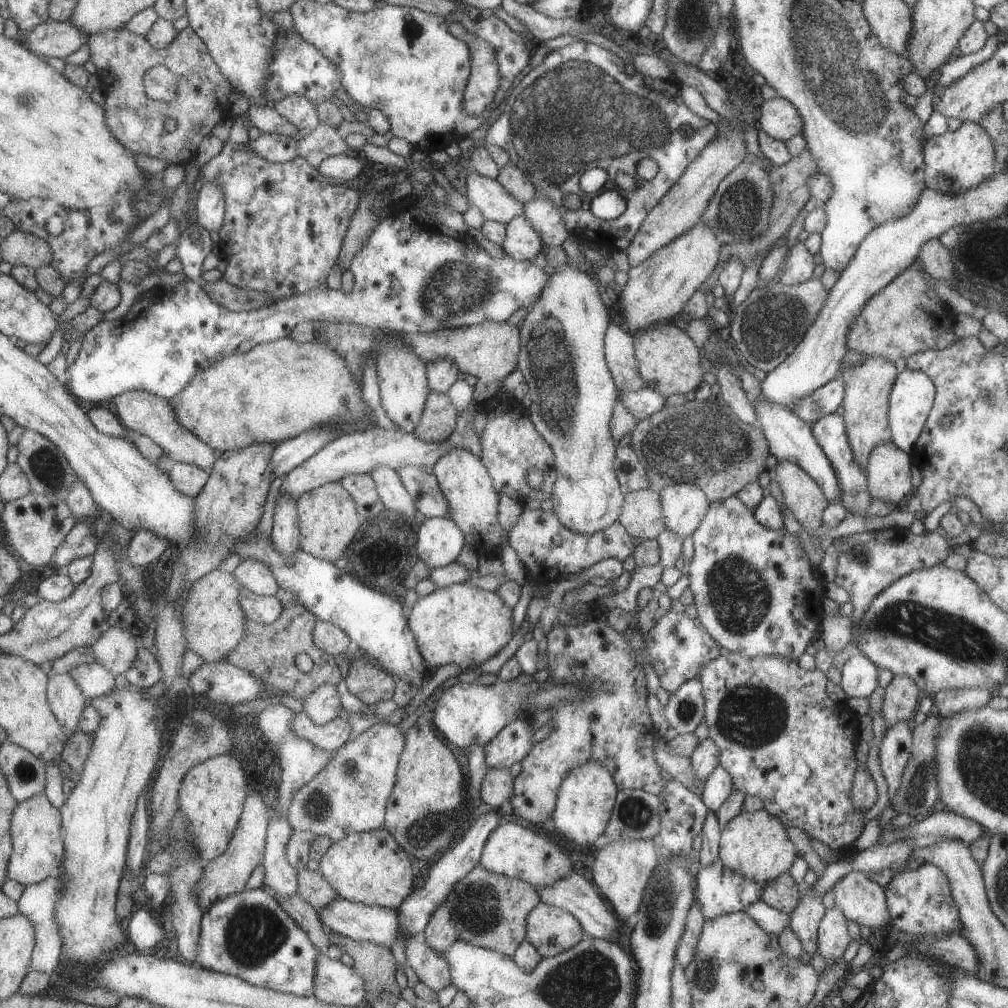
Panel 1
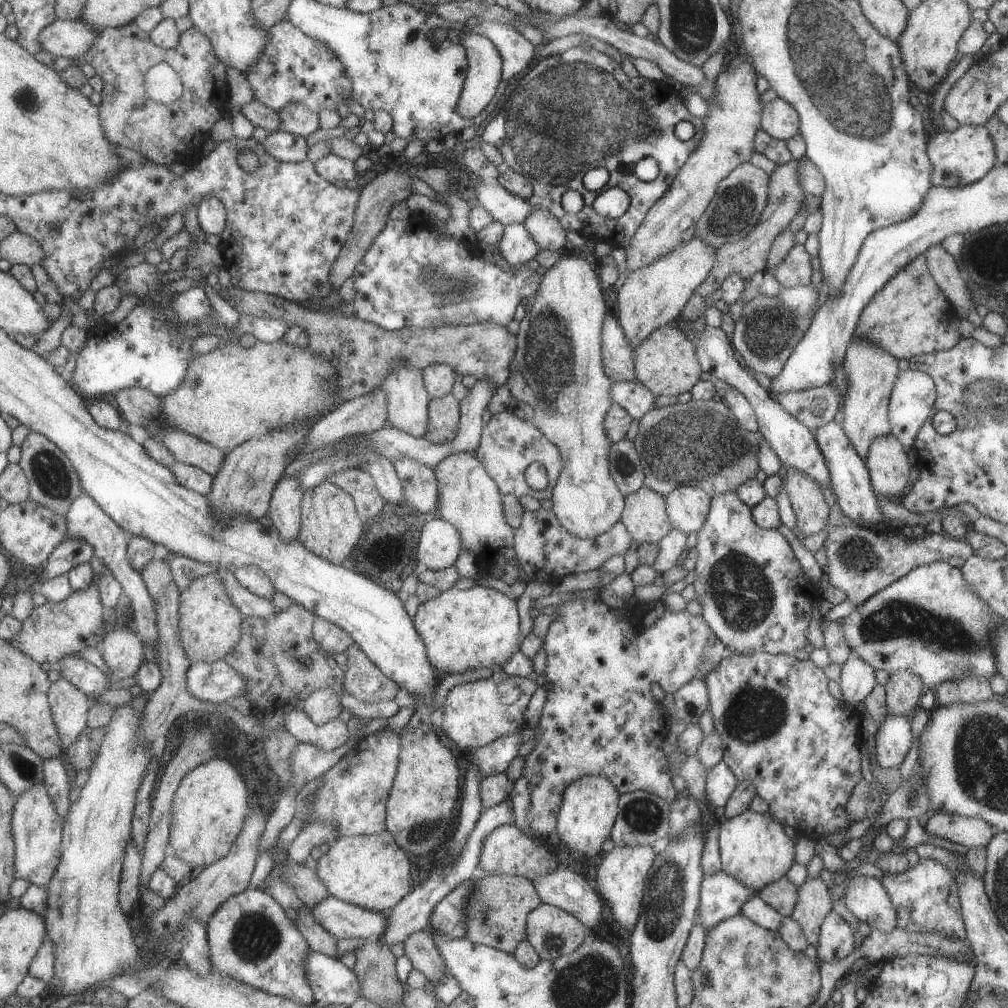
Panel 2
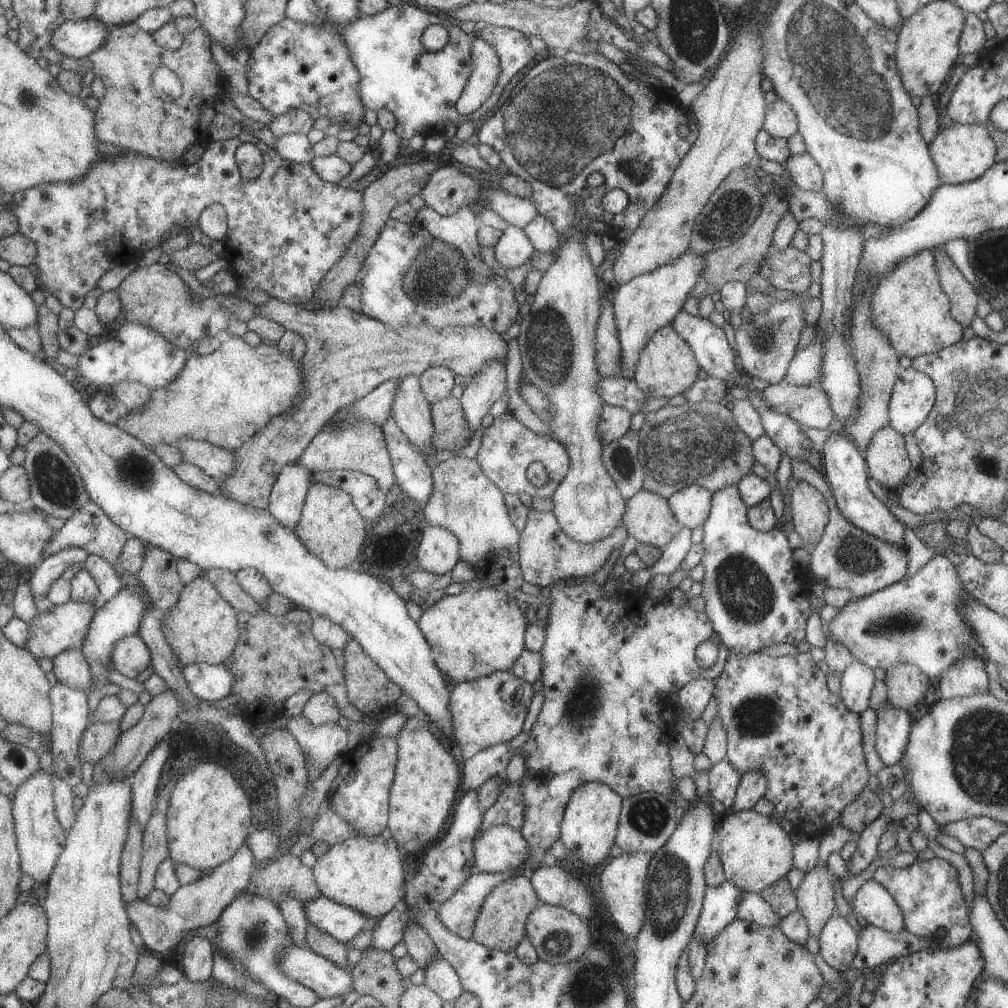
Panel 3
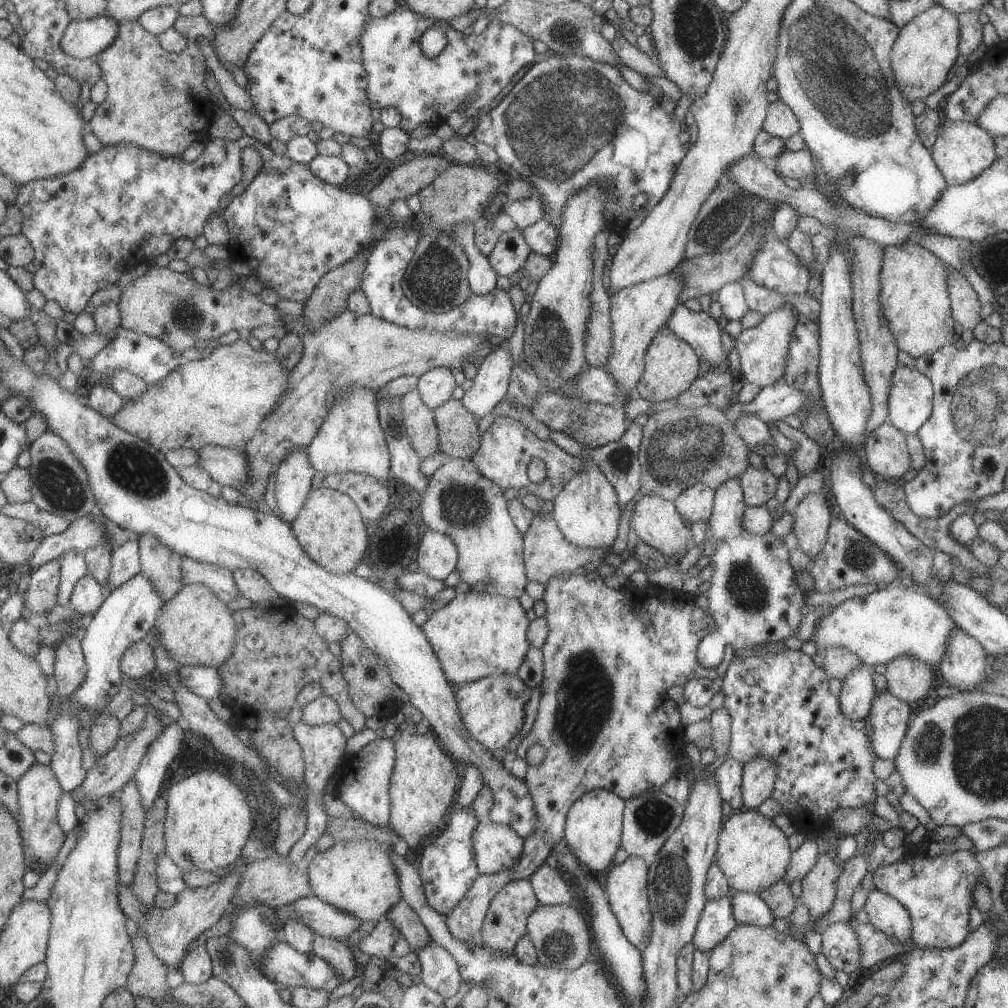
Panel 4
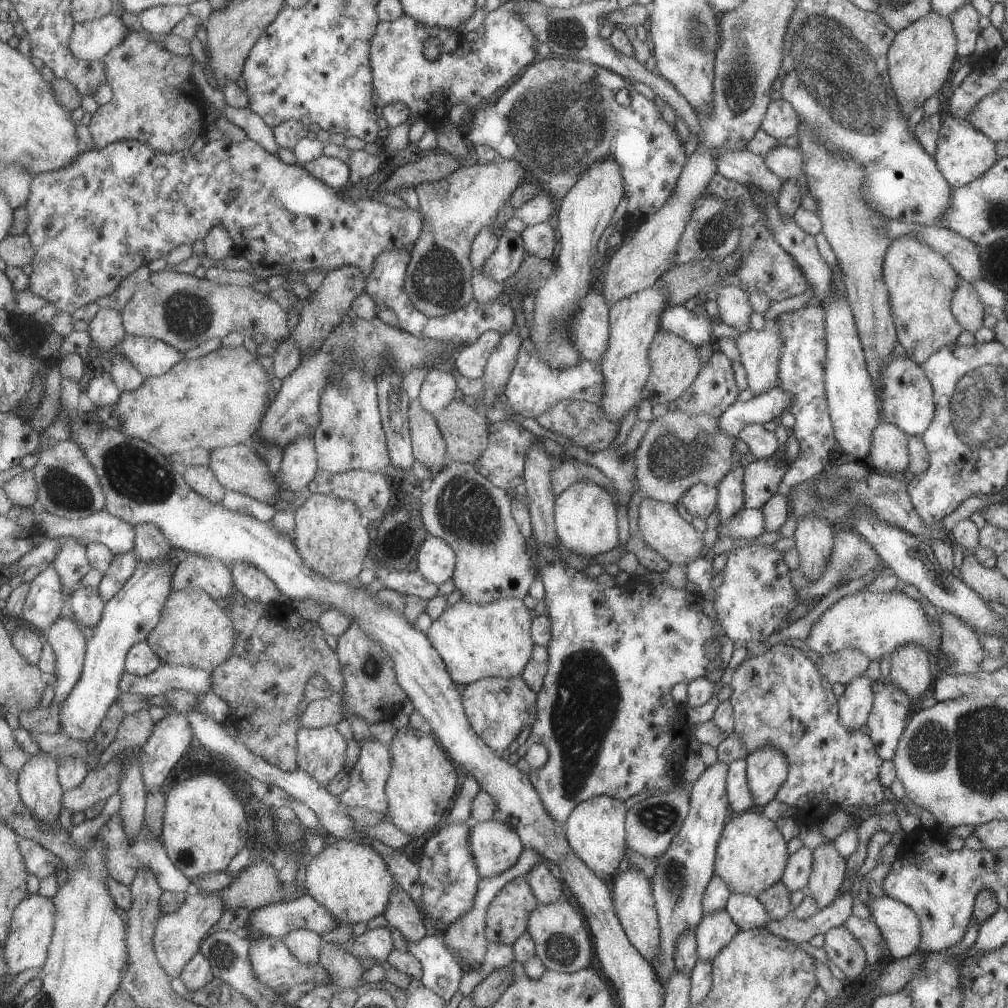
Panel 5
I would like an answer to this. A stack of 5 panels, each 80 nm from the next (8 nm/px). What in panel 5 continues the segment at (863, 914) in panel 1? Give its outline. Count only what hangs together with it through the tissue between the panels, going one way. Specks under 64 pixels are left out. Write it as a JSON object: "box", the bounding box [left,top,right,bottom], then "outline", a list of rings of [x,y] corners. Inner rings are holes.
{"box":[867,897,920,959],"outline":[[[891,897],[871,898],[867,906],[893,959],[919,950],[920,922],[912,908]]]}

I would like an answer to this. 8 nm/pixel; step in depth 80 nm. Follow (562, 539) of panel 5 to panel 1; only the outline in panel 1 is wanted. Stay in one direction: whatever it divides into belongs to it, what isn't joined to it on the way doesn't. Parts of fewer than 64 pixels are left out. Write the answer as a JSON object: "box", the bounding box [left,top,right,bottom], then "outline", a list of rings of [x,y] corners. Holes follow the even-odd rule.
{"box":[516,263,624,535],"outline":[[[568,263],[554,268],[554,271],[547,277],[544,289],[537,297],[537,300],[532,304],[532,307],[527,311],[523,318],[523,324],[519,327],[520,349],[517,355],[516,368],[523,375],[526,385],[528,386],[528,394],[525,402],[528,419],[533,423],[535,430],[541,435],[541,438],[551,447],[554,456],[554,467],[556,470],[556,479],[552,486],[552,511],[557,515],[559,522],[577,534],[592,535],[593,533],[603,530],[612,522],[618,520],[621,507],[624,503],[624,494],[621,492],[619,483],[616,481],[615,471],[613,468],[614,454],[617,447],[614,440],[611,438],[609,430],[609,417],[617,402],[617,388],[614,385],[611,373],[607,368],[604,359],[604,332],[607,328],[609,318],[607,310],[599,297],[599,291],[594,282],[593,270],[583,270],[570,266]]]}

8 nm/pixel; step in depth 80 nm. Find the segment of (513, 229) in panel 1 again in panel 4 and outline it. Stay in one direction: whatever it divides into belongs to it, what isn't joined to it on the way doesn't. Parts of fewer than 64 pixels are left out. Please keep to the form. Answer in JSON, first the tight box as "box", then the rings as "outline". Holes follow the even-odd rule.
{"box":[486,228,531,276],"outline":[[[518,228],[499,232],[497,242],[486,259],[497,276],[509,276],[516,270],[521,270],[530,252],[531,250]]]}

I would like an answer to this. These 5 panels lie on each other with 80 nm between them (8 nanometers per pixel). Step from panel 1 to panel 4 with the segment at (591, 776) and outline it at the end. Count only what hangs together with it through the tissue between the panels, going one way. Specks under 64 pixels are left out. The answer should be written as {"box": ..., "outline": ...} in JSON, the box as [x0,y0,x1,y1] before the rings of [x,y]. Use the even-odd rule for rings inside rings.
{"box":[562,789,624,872],"outline":[[[593,789],[579,797],[568,808],[562,840],[574,857],[593,872],[603,872],[611,866],[622,833],[624,800],[605,789]]]}

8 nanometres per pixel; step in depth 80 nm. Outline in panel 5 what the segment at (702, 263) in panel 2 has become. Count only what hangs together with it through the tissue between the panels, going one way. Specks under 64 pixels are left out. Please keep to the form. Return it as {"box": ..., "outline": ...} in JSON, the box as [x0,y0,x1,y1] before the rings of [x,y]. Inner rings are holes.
{"box":[597,284,667,424],"outline":[[[653,284],[623,297],[608,308],[608,343],[599,360],[604,385],[597,406],[609,422],[619,424],[625,414],[643,400],[641,389],[650,371],[648,348],[659,328],[659,313],[667,305],[665,295],[663,289]]]}

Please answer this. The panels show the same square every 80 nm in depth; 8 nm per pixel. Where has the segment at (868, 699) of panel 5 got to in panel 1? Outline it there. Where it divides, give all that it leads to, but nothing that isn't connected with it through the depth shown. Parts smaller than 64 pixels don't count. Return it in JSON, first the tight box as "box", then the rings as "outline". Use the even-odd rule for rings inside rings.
{"box":[838,652,878,698],"outline":[[[860,652],[851,655],[840,668],[841,682],[838,684],[843,690],[846,698],[861,698],[867,697],[875,686],[877,686],[877,670],[878,668]]]}

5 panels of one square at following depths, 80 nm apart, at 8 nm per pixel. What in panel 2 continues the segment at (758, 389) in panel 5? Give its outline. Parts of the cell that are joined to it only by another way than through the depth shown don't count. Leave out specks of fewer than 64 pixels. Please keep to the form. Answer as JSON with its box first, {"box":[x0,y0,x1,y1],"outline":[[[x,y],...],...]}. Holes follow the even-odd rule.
{"box":[730,284,817,379],"outline":[[[809,284],[782,287],[776,296],[757,295],[743,304],[740,320],[734,324],[730,341],[738,356],[743,358],[741,363],[747,371],[765,374],[770,379],[782,371],[784,362],[810,325],[816,298],[817,290]]]}

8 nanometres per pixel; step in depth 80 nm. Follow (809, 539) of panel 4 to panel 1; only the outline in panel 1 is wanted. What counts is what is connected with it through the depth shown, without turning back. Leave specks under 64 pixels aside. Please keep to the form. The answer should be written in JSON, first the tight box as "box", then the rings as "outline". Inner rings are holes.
{"box":[767,461,829,531],"outline":[[[777,461],[776,468],[767,470],[782,492],[783,503],[791,510],[802,528],[814,531],[825,524],[825,512],[829,504],[817,483],[795,463]]]}

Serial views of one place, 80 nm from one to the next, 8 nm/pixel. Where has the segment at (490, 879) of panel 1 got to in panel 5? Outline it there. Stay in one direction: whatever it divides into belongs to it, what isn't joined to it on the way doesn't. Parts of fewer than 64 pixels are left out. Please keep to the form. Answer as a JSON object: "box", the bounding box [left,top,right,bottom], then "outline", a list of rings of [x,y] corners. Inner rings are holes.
{"box":[486,878,536,945],"outline":[[[524,878],[506,882],[487,906],[486,939],[491,943],[512,945],[525,932],[529,913],[536,904],[536,898]]]}

